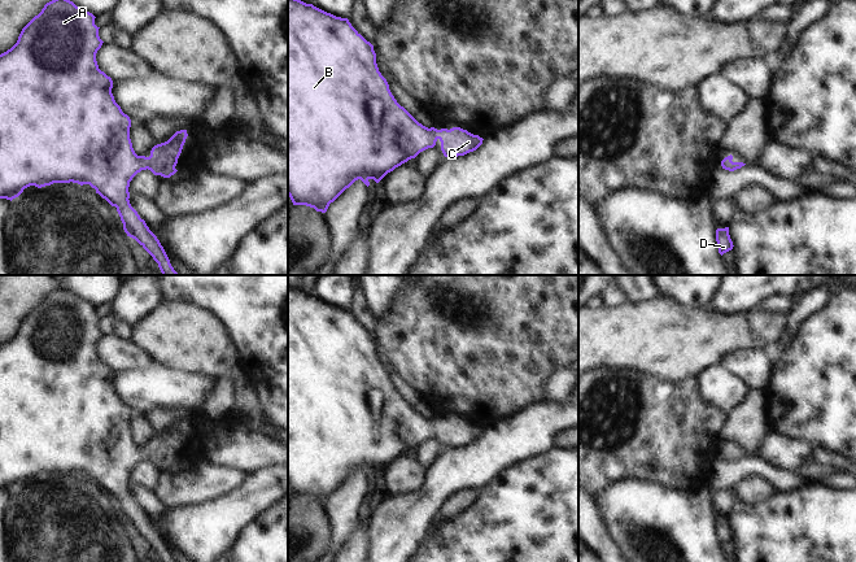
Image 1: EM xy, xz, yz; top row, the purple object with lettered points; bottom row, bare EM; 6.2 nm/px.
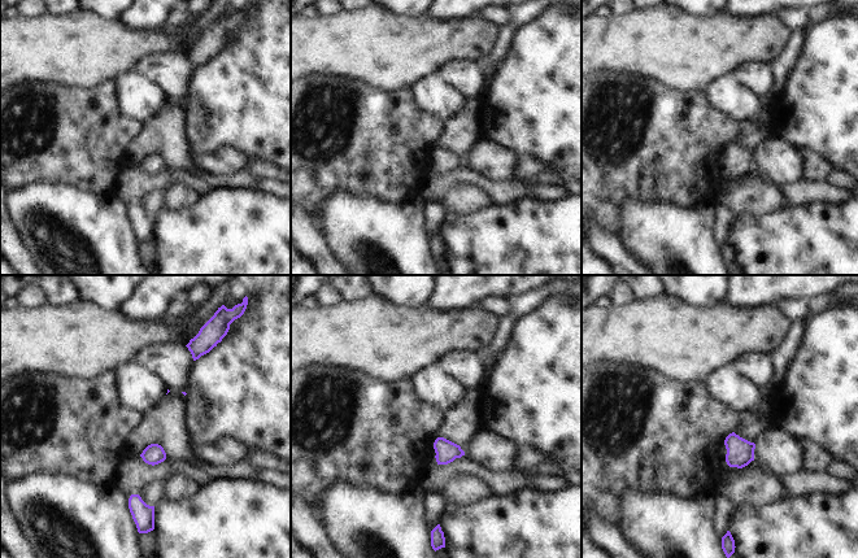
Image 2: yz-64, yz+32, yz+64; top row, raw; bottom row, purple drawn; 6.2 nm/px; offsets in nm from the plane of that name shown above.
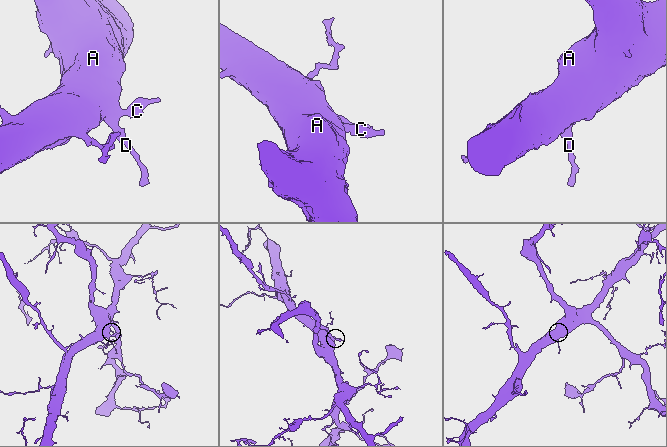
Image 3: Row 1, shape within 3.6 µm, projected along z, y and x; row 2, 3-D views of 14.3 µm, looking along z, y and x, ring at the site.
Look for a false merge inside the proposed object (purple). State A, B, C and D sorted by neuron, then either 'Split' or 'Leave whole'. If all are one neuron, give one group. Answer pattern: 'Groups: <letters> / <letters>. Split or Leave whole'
Groups: A B C D. Leave whole.

